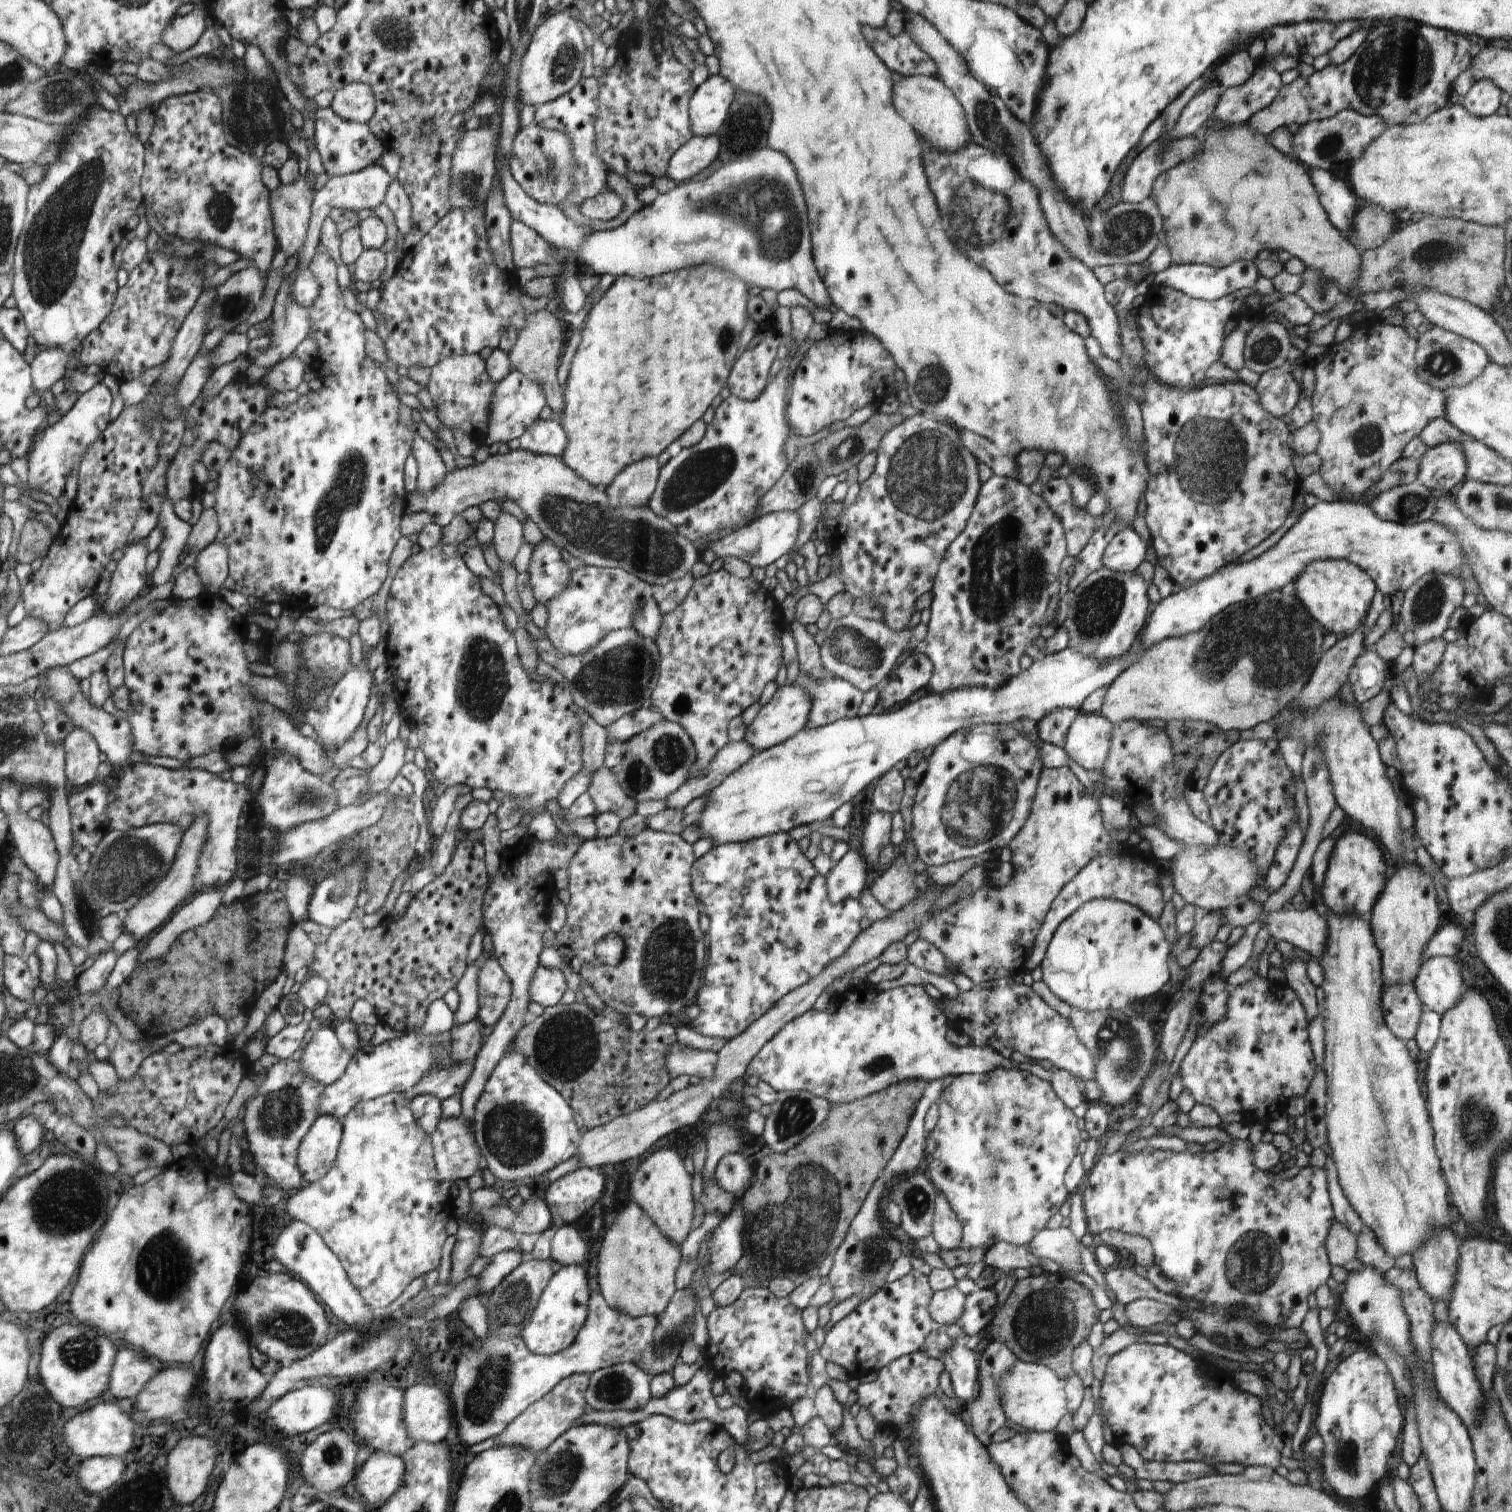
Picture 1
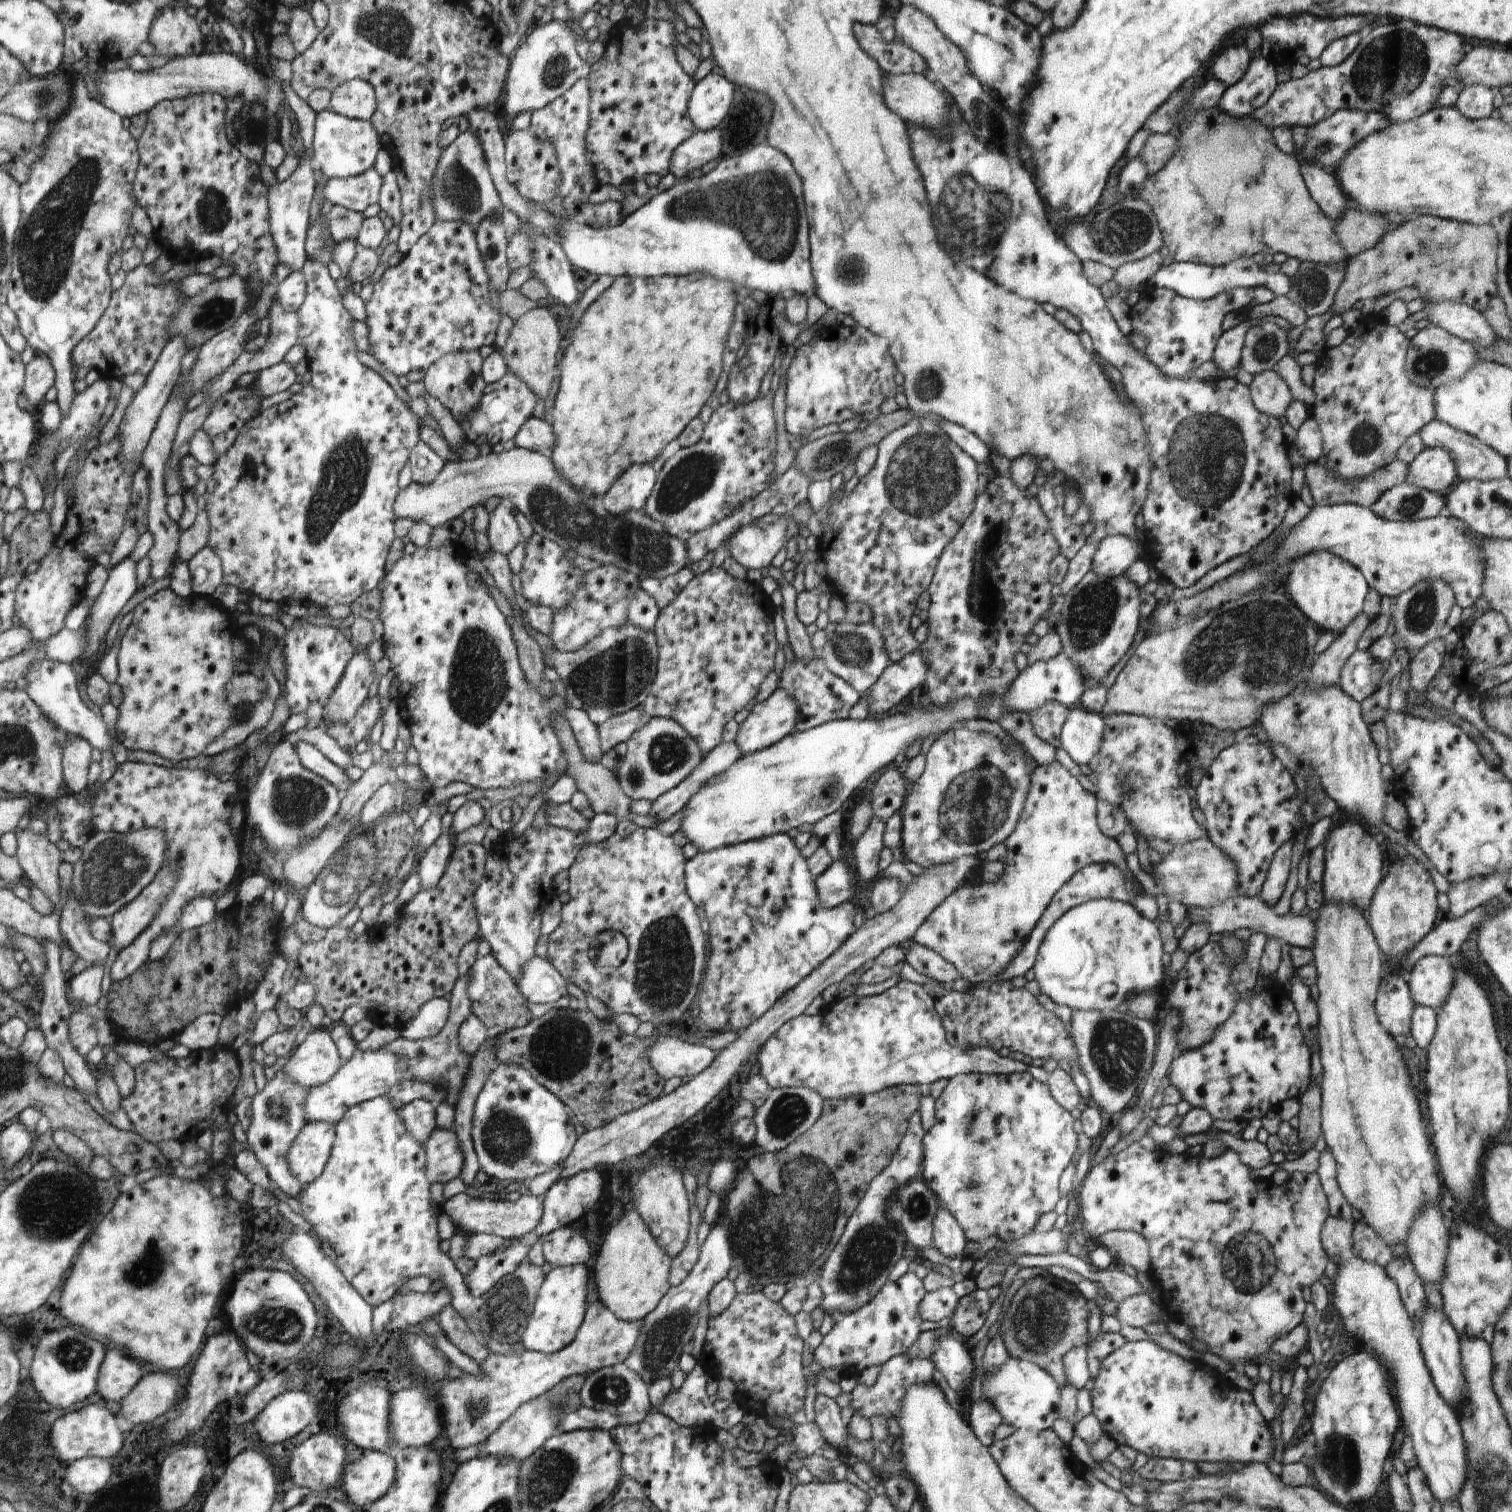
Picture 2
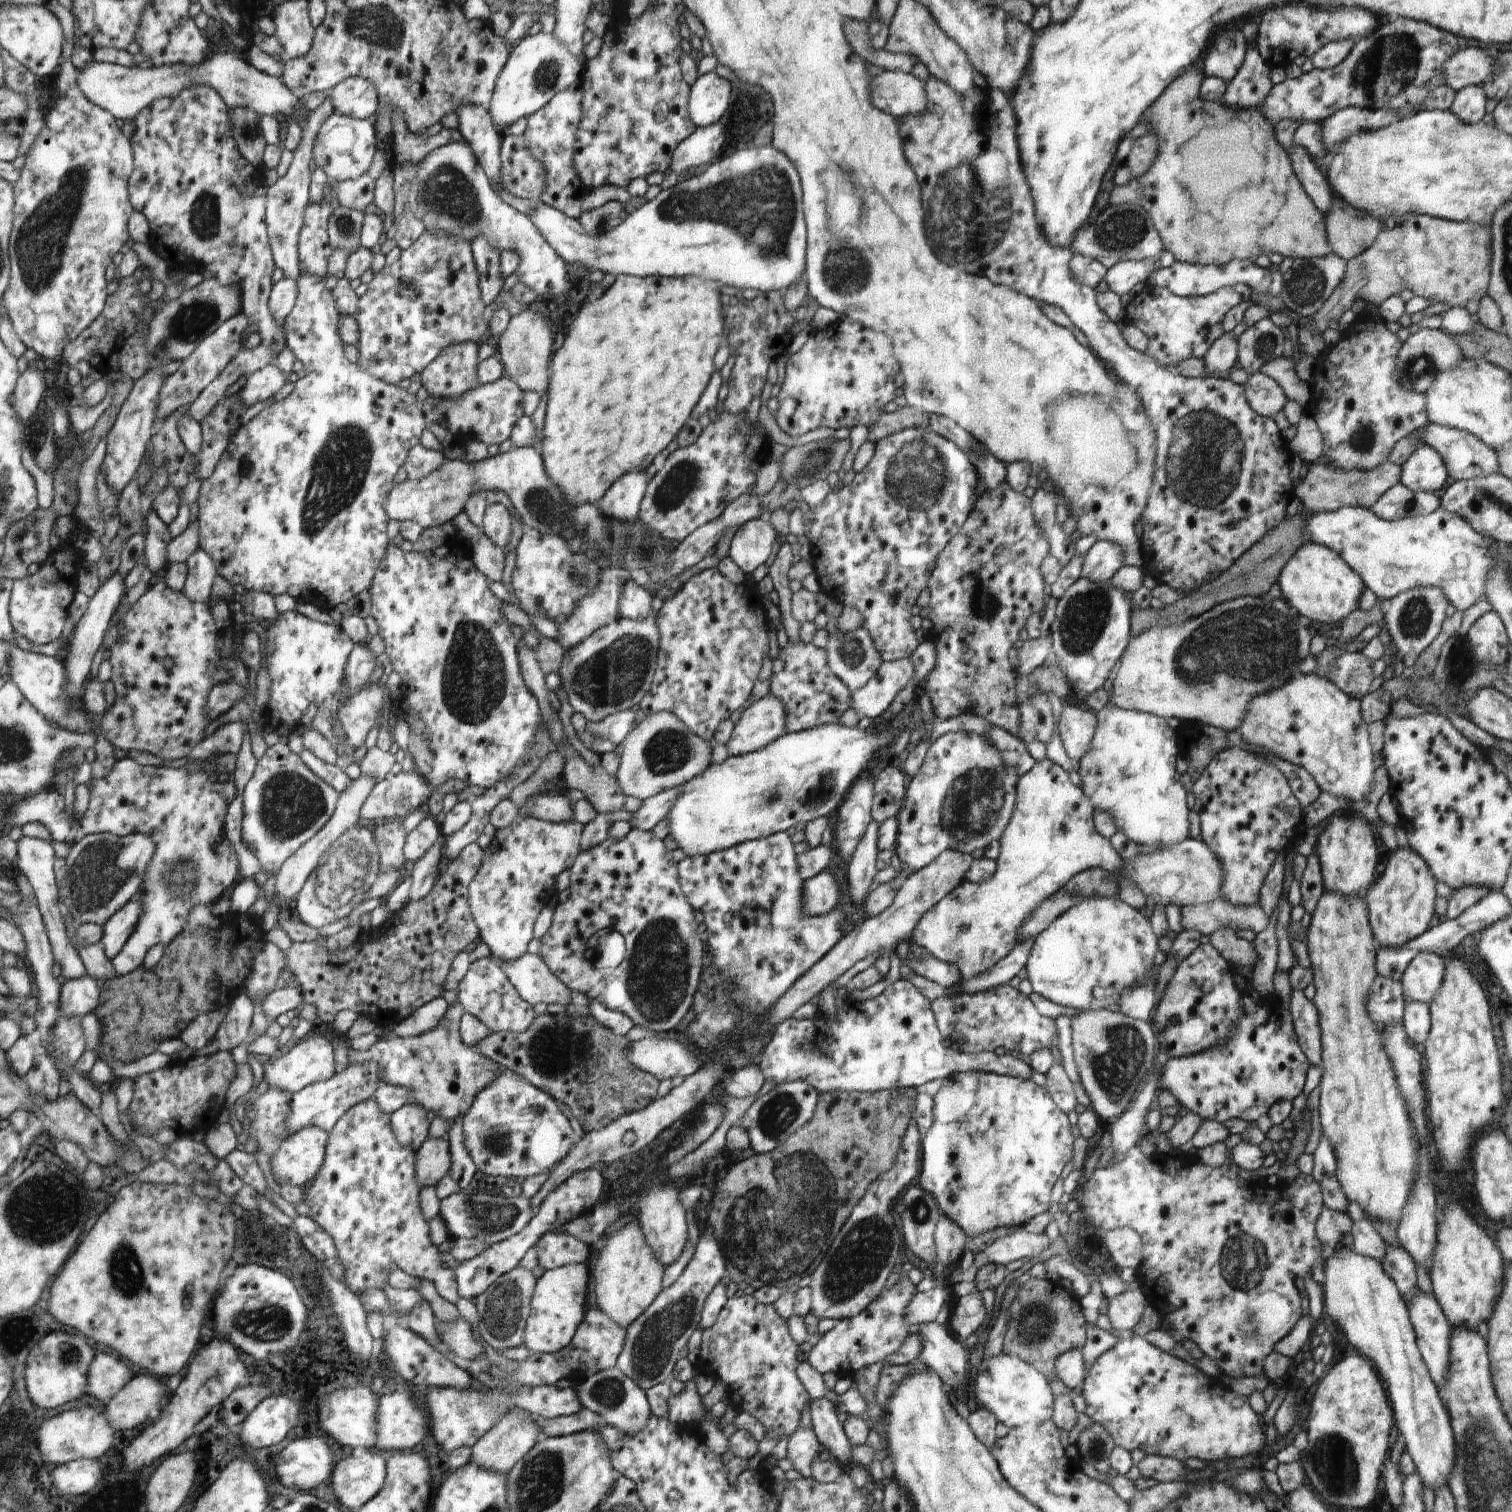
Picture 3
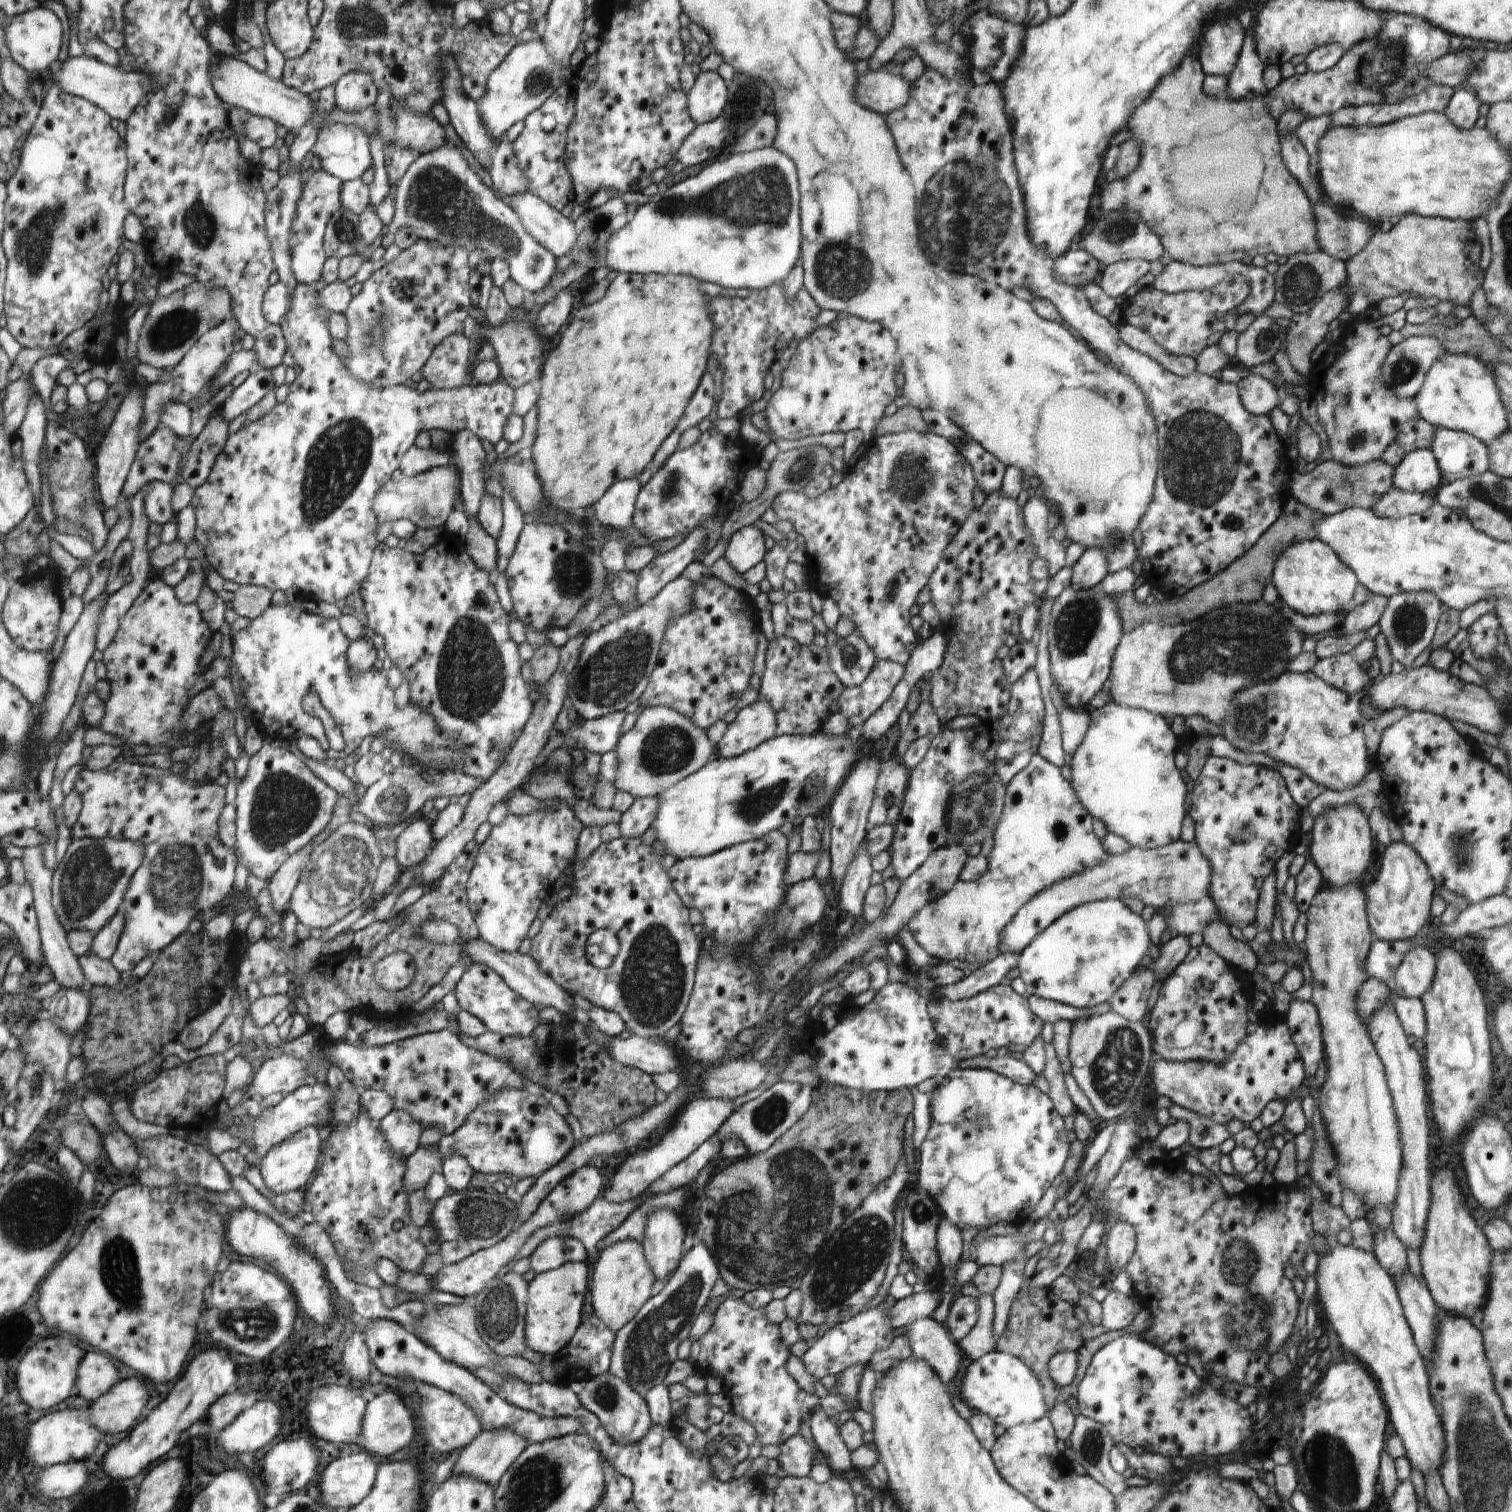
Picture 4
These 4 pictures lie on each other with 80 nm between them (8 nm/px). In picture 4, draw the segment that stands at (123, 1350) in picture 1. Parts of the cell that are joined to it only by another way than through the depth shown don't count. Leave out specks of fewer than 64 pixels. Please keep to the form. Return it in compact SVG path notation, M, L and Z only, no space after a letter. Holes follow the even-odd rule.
M100 1351L87 1352L75 1372L75 1388L78 1396L93 1402L120 1380L120 1374L110 1356Z

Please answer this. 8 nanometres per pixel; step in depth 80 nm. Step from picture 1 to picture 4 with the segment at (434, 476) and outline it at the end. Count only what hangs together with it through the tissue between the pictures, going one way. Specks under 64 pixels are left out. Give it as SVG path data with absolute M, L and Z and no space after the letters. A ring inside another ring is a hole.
M414 444L408 448L399 462L400 472L404 477L422 474L422 472L426 472L430 468L449 467L451 465L449 449L423 449Z

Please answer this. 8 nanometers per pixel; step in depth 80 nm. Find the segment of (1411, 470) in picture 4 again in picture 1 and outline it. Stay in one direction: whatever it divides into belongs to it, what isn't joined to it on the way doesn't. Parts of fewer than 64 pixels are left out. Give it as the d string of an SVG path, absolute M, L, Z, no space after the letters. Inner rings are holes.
M1462 442L1442 443L1429 448L1419 460L1417 483L1424 486L1427 492L1448 495L1454 485L1464 482L1467 472L1467 462Z

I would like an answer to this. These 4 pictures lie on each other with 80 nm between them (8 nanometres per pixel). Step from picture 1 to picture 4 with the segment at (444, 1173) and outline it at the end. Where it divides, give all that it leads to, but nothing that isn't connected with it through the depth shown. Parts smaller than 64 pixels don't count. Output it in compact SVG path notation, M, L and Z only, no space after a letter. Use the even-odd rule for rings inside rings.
M418 1145L418 1148L405 1160L403 1191L410 1194L423 1190L431 1175L441 1164L439 1148L434 1145L431 1147Z

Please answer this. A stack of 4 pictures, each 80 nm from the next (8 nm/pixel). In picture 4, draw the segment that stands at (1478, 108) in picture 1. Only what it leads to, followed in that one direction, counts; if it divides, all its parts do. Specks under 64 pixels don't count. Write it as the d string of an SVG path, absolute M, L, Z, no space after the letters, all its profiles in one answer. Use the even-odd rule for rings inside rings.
M1458 89L1451 96L1444 114L1448 120L1459 129L1471 129L1480 117L1478 108L1482 104L1475 93L1464 89Z

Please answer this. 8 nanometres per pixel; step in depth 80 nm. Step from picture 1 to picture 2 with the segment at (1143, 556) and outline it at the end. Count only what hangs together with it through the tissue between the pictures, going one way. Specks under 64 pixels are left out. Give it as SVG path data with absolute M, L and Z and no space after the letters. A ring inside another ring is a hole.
M1108 535L1094 551L1090 571L1109 578L1117 577L1138 559L1137 556L1137 546L1133 540L1122 535Z

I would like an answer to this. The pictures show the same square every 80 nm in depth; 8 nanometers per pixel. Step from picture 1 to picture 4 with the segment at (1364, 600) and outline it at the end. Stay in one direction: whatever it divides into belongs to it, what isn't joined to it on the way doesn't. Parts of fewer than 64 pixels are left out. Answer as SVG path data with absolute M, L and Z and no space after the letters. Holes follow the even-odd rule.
M1320 539L1290 545L1273 564L1271 583L1278 591L1282 605L1303 615L1330 613L1338 615L1350 609L1350 602L1359 583L1355 572Z

